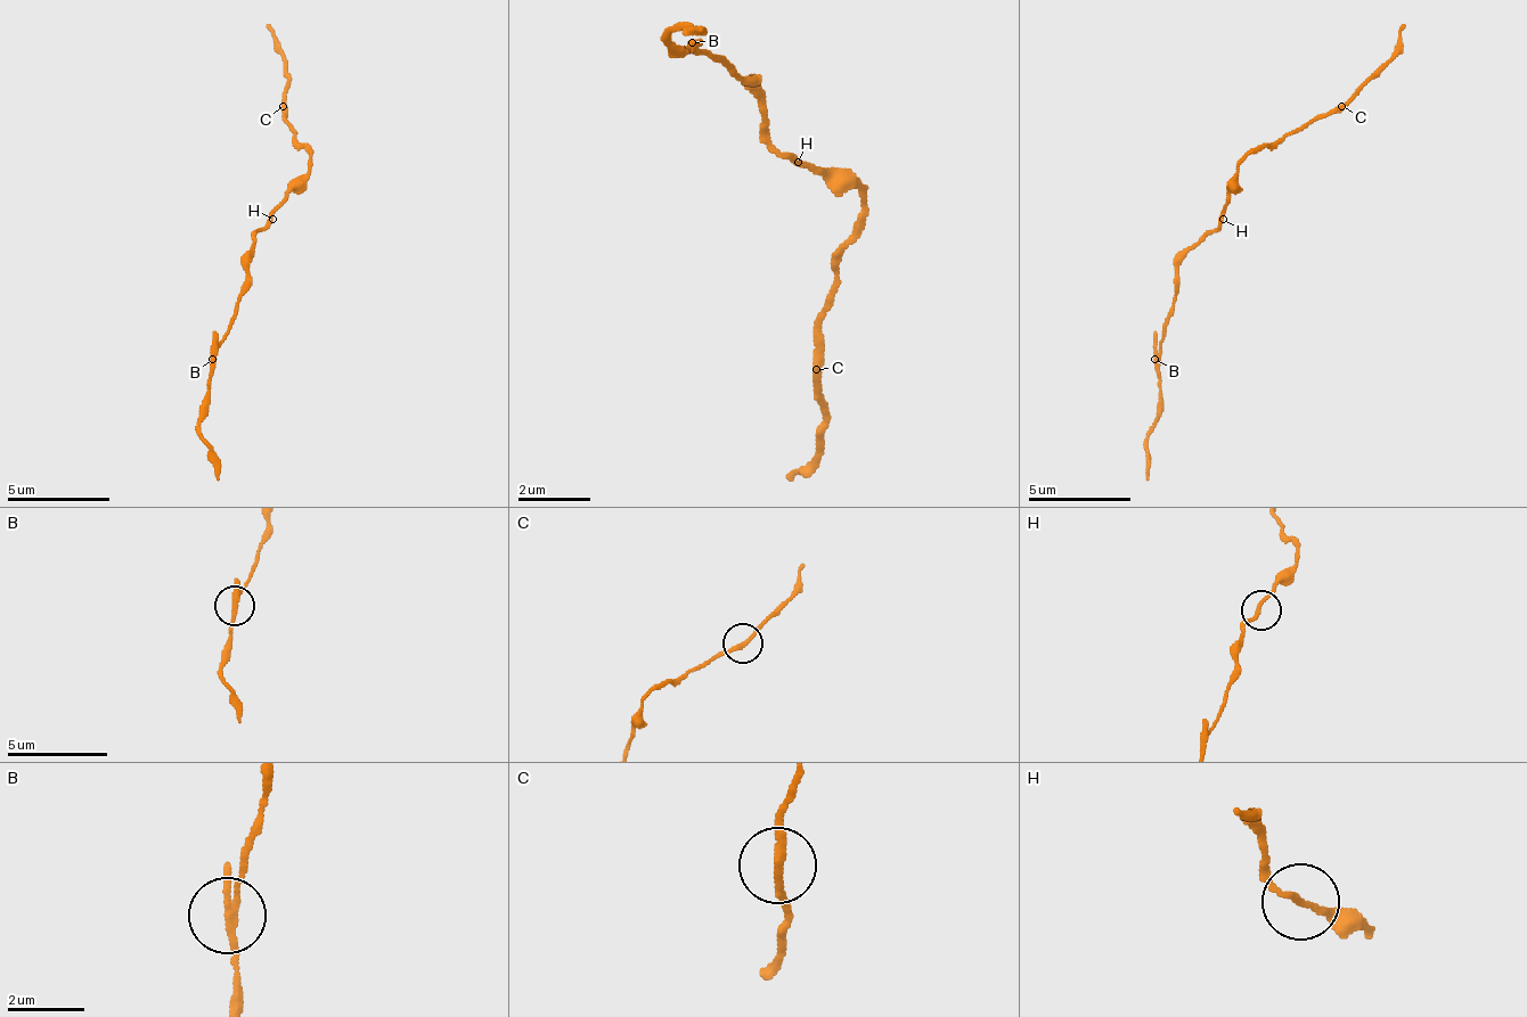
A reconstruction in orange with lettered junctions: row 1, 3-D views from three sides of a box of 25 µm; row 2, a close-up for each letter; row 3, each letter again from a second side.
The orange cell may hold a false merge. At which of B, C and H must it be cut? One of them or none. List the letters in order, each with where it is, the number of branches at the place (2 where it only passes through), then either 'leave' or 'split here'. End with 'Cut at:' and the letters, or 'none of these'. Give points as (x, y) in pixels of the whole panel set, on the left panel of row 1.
B: at (212, 359); 3 branches meet; split here
C: at (283, 106); 2 branches meet; leave
H: at (272, 219); 2 branches meet; leave
Cut at: B

